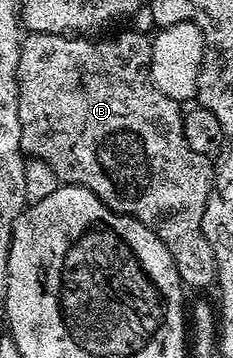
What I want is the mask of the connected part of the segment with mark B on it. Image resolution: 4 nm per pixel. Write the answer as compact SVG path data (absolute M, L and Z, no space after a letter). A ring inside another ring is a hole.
M125 30L122 34L111 35L110 38L100 38L94 40L89 36L34 34L32 32L26 33L22 37L19 68L17 69L19 132L21 133L22 151L30 159L37 159L43 164L49 165L51 170L55 172L58 183L87 188L91 192L95 192L95 196L99 196L99 200L103 200L103 204L107 204L107 208L111 208L116 214L126 214L139 220L147 228L151 228L151 232L155 232L155 236L163 242L167 252L171 252L173 263L177 266L182 283L186 287L192 288L194 286L197 290L205 290L208 286L212 287L217 280L217 261L215 260L215 252L211 252L204 234L201 233L201 225L209 194L213 191L214 163L206 155L195 152L191 148L191 144L187 144L182 103L176 102L170 96L165 96L163 92L159 92L159 88L152 82L152 77L149 74L152 62L150 35L140 34L137 30Z

